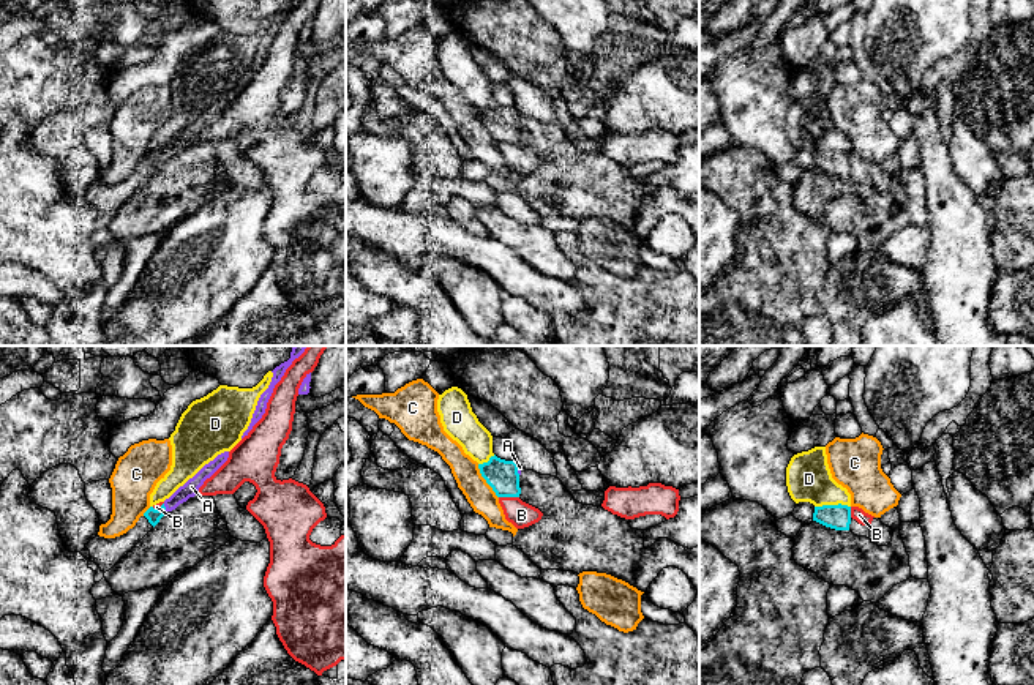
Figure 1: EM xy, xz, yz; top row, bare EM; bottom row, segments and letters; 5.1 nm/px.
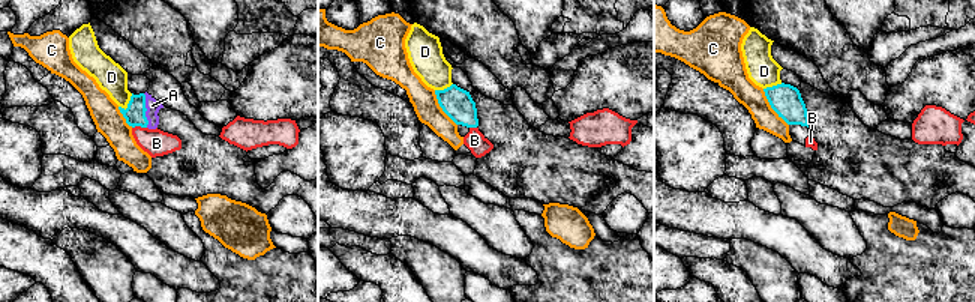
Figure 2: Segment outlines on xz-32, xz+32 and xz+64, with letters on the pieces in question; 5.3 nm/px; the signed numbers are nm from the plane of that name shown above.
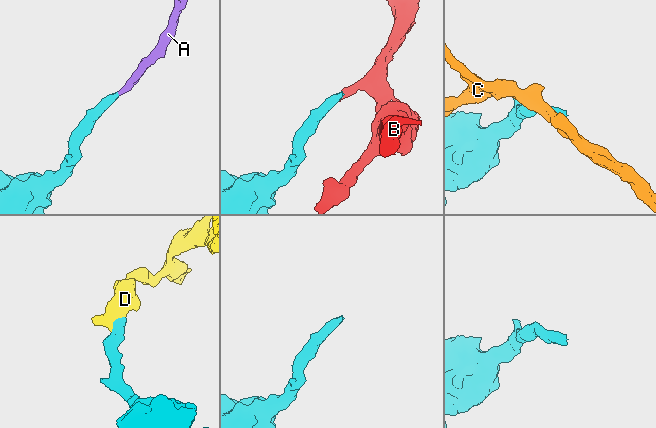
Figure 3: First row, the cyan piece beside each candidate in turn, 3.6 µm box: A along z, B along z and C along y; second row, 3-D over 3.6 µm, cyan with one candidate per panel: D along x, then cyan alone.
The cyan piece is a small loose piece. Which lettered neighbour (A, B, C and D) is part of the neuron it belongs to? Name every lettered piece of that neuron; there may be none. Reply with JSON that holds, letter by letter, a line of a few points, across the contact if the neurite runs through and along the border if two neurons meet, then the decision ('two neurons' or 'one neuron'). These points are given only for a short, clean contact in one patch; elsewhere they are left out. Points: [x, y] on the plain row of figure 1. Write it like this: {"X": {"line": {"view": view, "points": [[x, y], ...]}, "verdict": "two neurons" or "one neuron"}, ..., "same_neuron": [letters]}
{"A": {"line": {"view": "xy", "points": [[153, 163], [164, 155], [191, 133]]}, "verdict": "one neuron"}, "B": {"verdict": "two neurons"}, "C": {"verdict": "two neurons"}, "D": {"verdict": "two neurons"}, "same_neuron": ["A"]}

